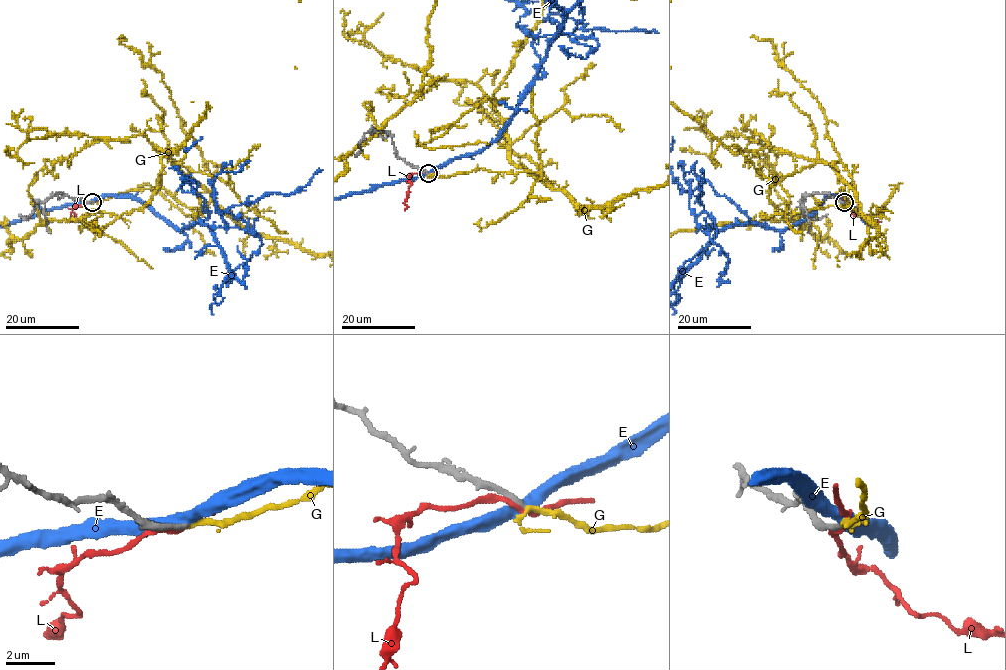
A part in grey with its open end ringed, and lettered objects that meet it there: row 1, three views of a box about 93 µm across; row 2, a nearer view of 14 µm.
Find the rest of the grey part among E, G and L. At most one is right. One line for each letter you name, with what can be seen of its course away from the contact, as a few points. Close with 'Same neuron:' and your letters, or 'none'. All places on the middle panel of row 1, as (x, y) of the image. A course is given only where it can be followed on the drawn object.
Same neuron: G

